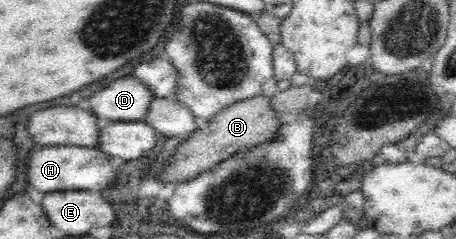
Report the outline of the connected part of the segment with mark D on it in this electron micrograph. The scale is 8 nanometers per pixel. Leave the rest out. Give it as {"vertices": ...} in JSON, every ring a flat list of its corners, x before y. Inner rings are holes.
{"vertices":[[131,76,113,80,87,98,89,110,100,121,141,121,153,94]]}

